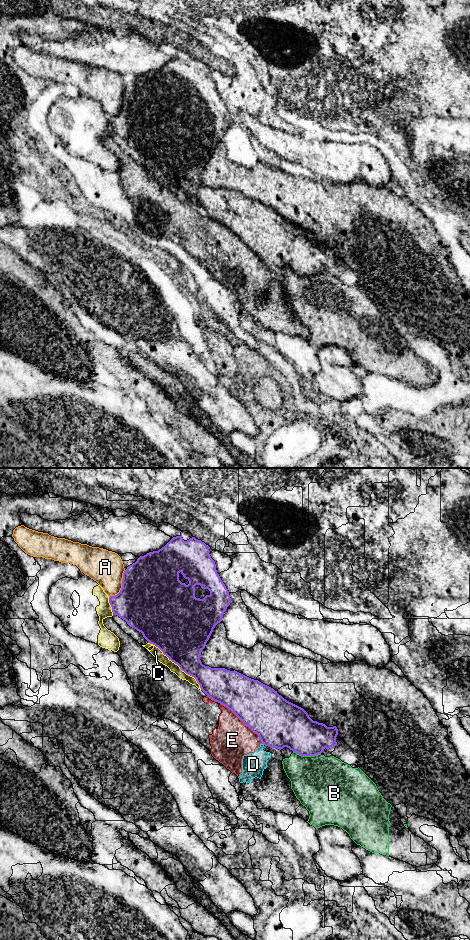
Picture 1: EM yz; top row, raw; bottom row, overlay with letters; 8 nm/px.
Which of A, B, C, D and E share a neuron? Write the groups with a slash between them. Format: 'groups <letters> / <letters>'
groups A / B / C / D E

